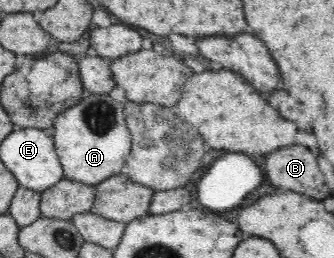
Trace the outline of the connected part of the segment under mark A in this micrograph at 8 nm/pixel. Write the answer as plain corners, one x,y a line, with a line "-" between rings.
85,92
73,107
57,113
49,128
64,177
95,186
109,176
123,173
132,147
131,130
124,115
125,104
109,95

